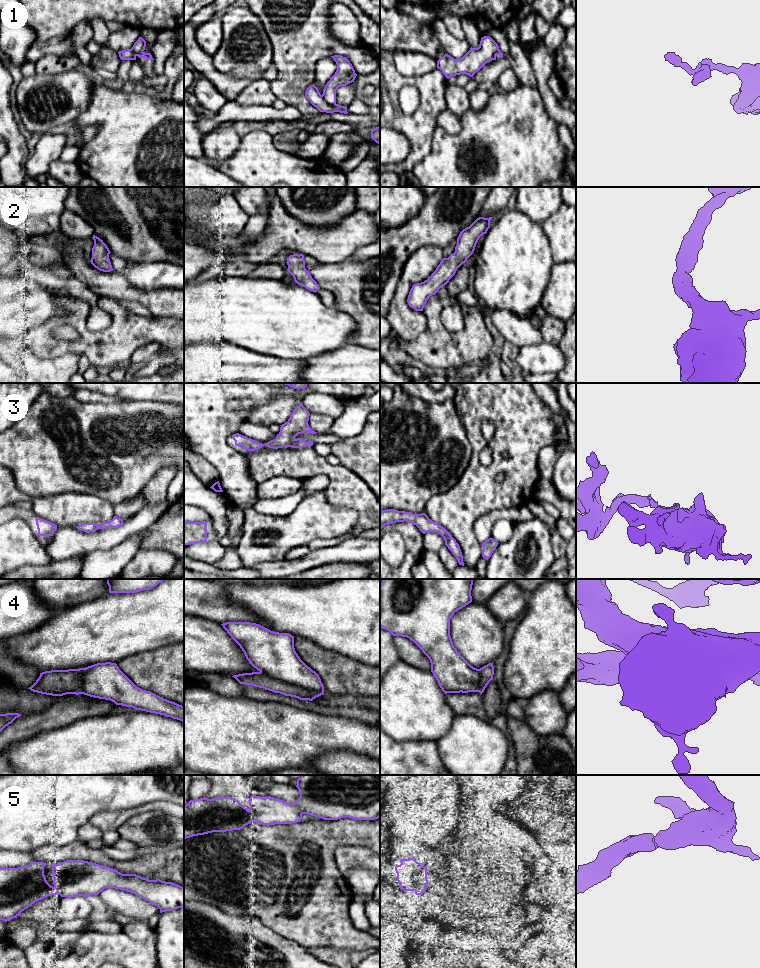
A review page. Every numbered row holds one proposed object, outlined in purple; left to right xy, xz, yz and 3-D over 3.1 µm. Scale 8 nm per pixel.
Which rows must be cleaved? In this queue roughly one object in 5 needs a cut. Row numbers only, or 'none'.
1, 4

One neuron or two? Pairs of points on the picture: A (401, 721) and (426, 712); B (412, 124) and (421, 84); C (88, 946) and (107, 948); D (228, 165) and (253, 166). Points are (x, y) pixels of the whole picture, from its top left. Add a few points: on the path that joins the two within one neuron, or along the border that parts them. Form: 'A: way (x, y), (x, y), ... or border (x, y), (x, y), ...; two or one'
A: way (407, 715), (410, 712), (420, 712); one
B: way (422, 114), (425, 111), (425, 94); one
C: way (93, 948), (102, 948); one
D: way (234, 166), (247, 166); one

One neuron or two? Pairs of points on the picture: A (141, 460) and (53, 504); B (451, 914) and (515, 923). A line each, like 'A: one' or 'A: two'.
A: two
B: one

